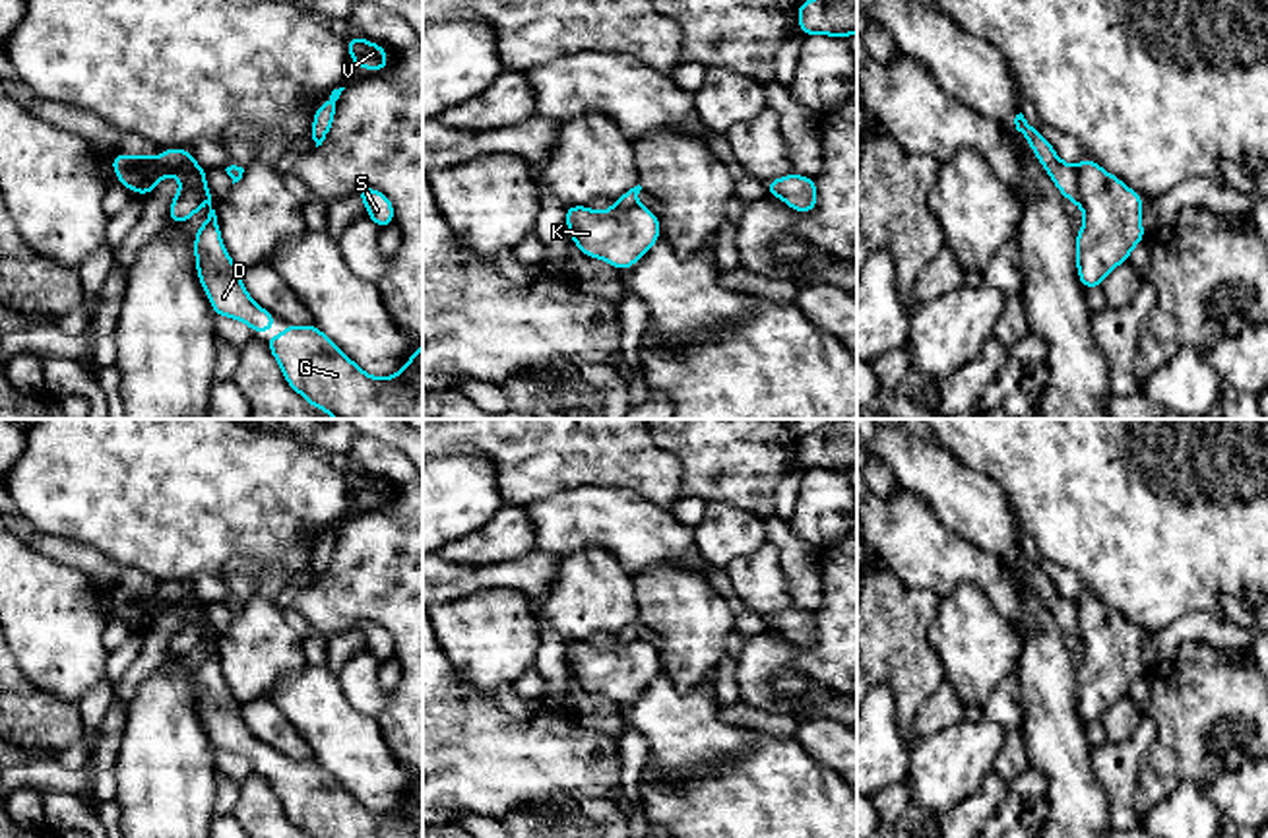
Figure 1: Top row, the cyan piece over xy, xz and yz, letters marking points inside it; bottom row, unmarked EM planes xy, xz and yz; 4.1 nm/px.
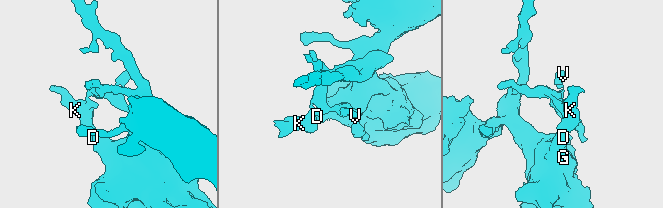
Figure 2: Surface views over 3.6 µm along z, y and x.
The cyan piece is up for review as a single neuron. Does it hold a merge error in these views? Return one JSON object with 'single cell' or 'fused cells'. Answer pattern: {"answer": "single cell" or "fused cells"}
{"answer": "fused cells"}

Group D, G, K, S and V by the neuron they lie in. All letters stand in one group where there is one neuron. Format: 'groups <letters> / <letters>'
groups D G K / S V

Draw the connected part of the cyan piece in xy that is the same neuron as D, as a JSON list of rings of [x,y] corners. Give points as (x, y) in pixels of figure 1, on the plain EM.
[[[169,582],[163,584],[159,592],[145,590],[122,590],[116,588],[111,592],[111,599],[114,603],[114,611],[134,628],[153,628],[155,621],[161,613],[169,609],[176,609],[180,613],[178,628],[188,625],[198,625],[202,628],[202,636],[209,640],[207,656],[194,669],[194,693],[196,706],[202,716],[204,727],[207,729],[215,751],[229,751],[240,755],[250,760],[252,768],[260,770],[262,764],[275,760],[277,751],[264,745],[244,724],[240,716],[238,700],[229,693],[225,679],[221,675],[221,665],[217,658],[215,644],[211,642],[211,628],[207,625],[207,617],[200,611],[204,605],[188,584]]]

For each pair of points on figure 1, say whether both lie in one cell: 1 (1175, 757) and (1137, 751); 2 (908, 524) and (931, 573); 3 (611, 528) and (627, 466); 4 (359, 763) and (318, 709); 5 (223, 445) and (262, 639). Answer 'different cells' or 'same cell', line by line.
1: different cells
2: same cell
3: different cells
4: same cell
5: different cells

